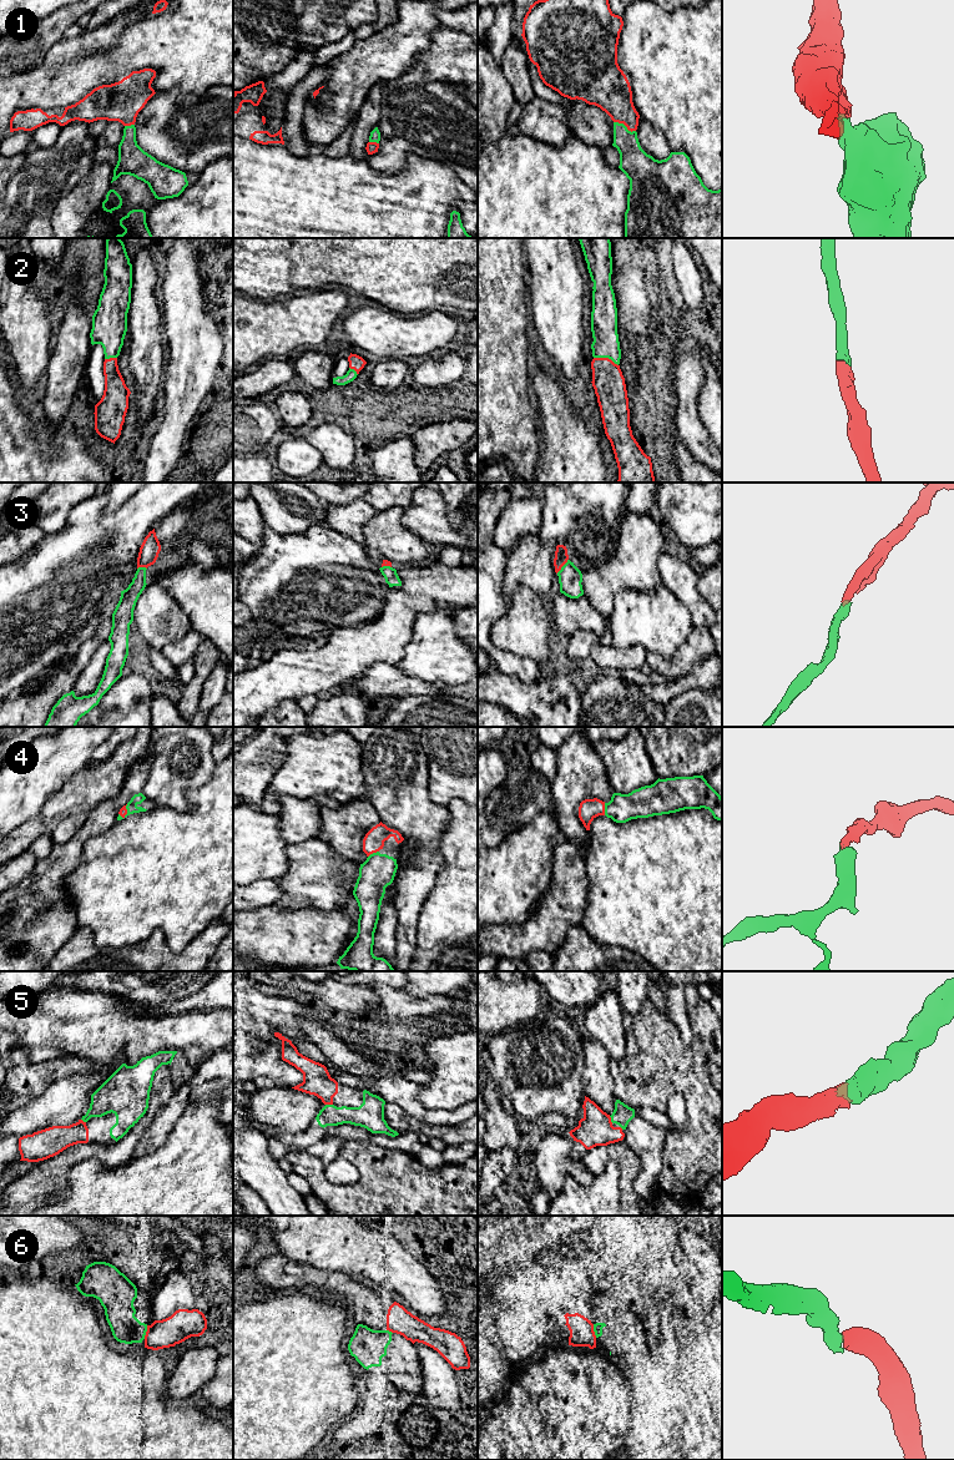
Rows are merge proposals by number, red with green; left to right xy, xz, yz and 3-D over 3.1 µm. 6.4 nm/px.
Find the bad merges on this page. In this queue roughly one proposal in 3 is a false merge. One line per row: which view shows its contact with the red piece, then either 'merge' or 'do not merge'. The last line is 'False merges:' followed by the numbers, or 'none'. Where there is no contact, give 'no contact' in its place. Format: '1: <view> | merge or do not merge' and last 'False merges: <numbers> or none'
1: yz | merge
2: yz | merge
3: yz | merge
4: yz | merge
5: xz | merge
6: xy | do not merge
False merges: 6

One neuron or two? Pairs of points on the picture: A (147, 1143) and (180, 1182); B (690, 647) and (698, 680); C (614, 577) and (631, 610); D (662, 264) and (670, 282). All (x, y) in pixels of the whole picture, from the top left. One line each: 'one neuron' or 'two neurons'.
A: two neurons
B: two neurons
C: two neurons
D: one neuron

